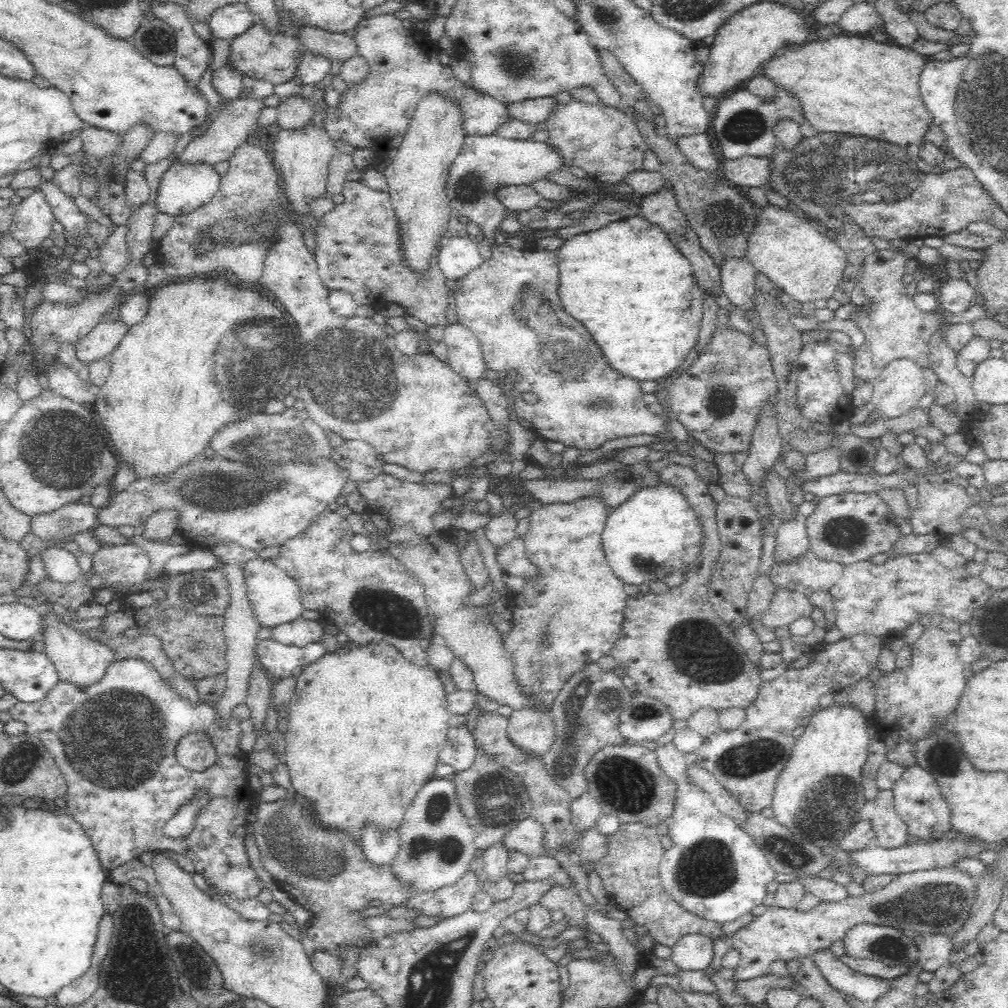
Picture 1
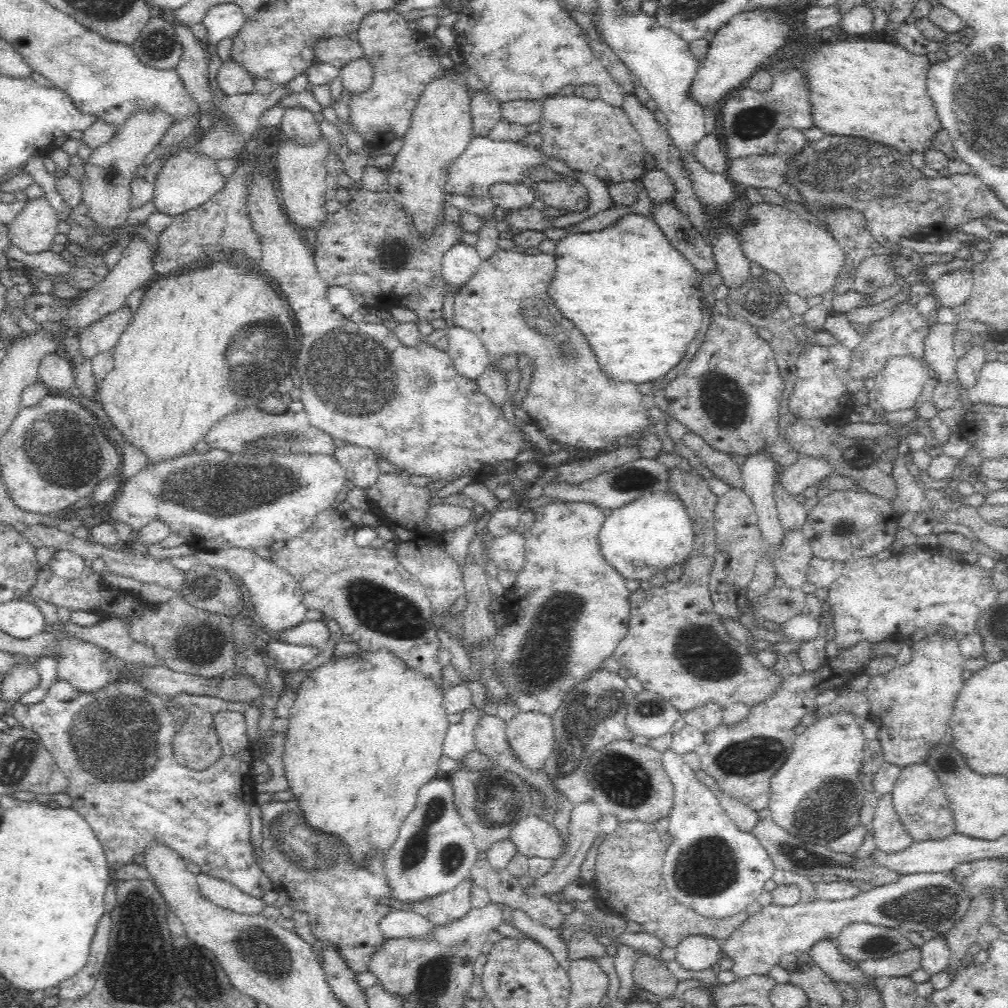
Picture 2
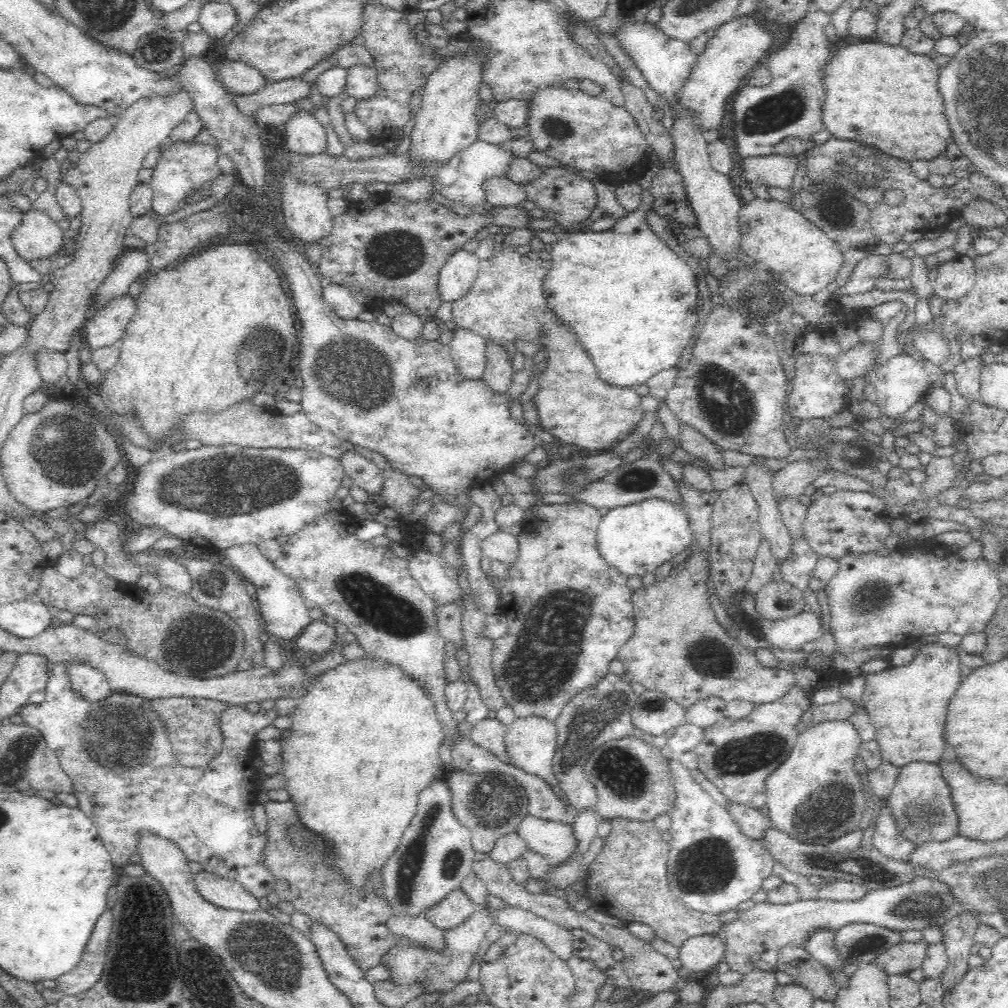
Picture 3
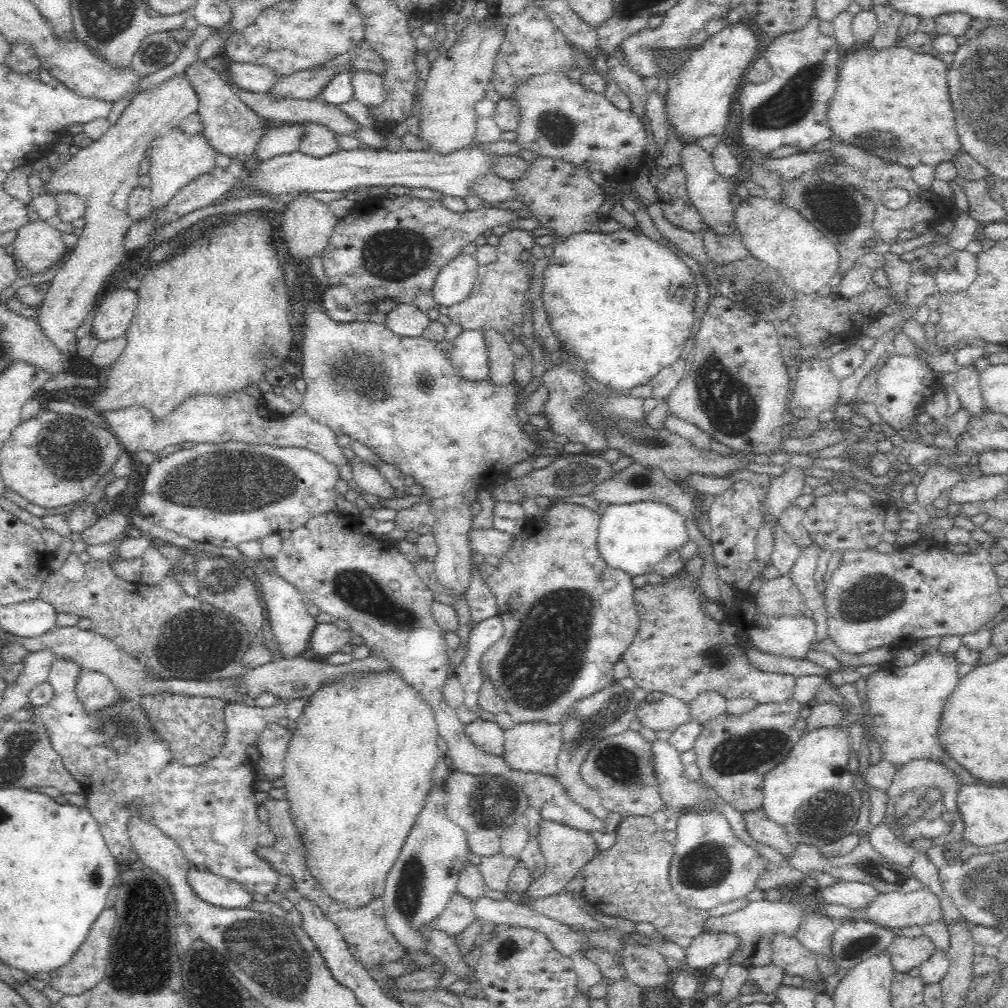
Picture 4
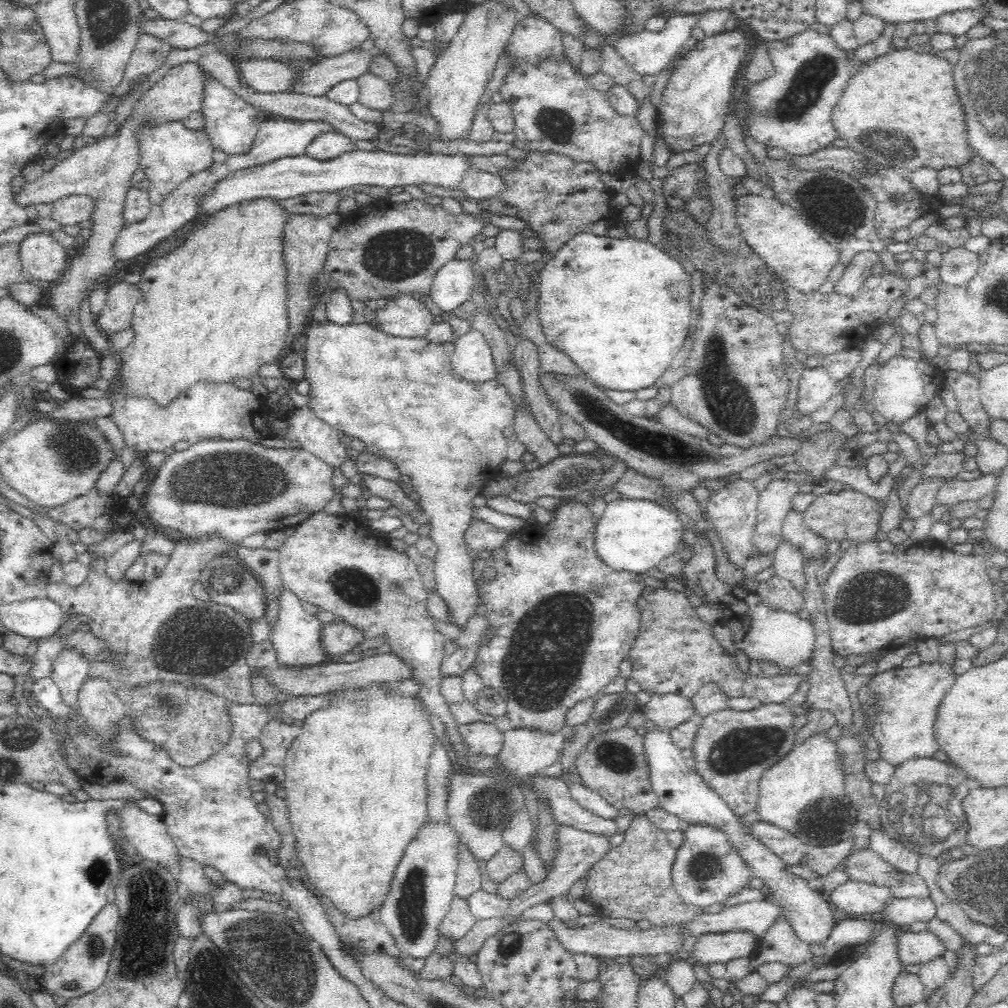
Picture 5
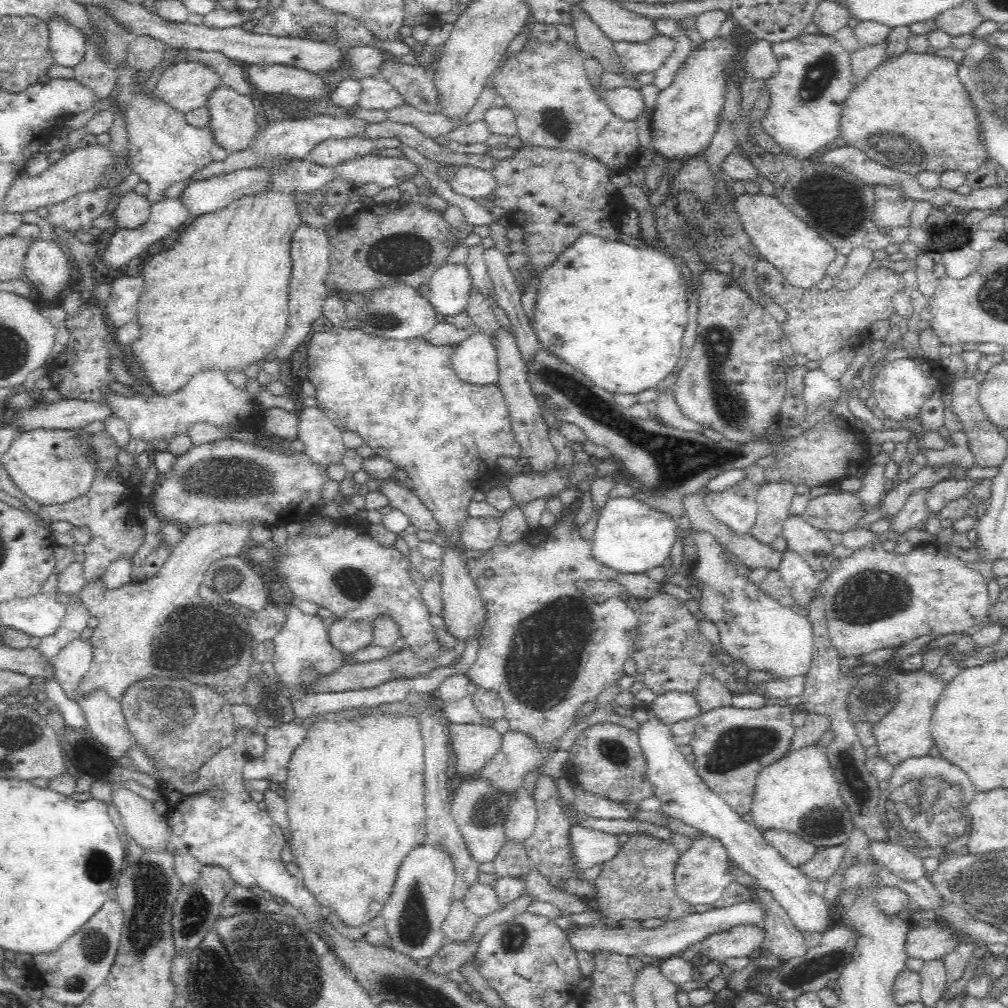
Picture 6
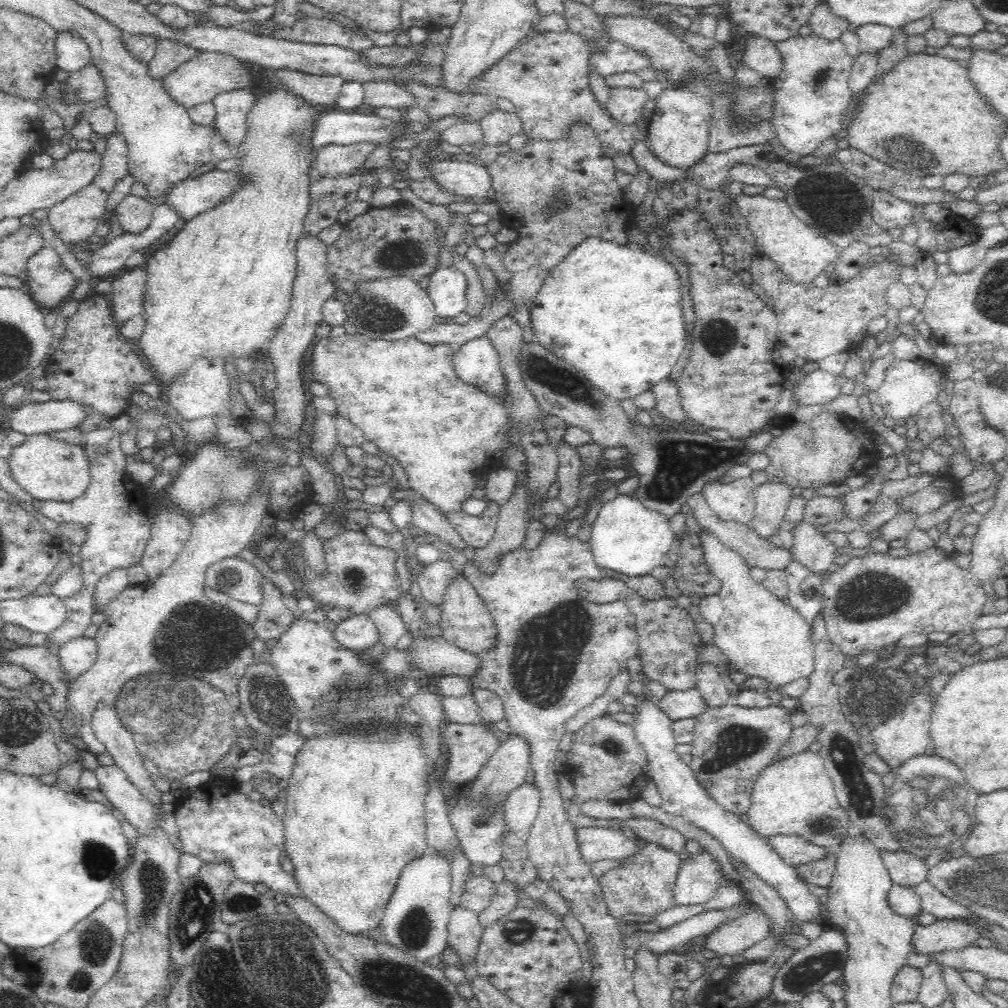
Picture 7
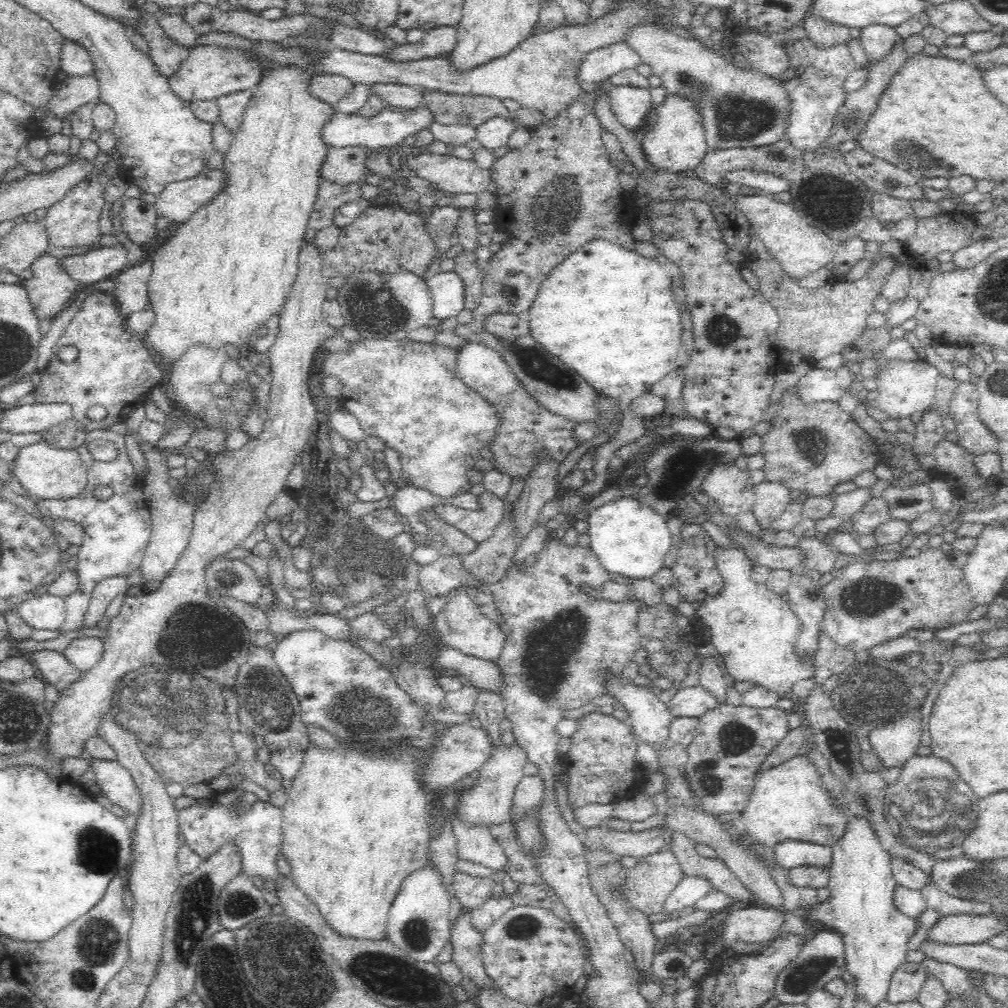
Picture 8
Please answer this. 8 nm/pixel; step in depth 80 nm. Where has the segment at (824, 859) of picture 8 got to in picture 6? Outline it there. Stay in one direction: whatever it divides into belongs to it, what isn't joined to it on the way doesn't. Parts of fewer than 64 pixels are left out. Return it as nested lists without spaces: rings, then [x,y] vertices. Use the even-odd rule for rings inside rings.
[[[772,830],[763,834],[770,844],[791,866],[800,867],[812,860],[819,848],[805,842],[797,834],[789,831]]]

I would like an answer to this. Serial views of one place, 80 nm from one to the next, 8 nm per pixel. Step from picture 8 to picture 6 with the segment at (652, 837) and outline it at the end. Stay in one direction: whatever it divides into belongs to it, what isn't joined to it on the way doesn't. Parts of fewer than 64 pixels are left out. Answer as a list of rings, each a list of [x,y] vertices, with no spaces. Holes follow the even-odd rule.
[[[574,825],[570,835],[577,866],[582,870],[613,860],[625,846],[617,834],[582,825]]]

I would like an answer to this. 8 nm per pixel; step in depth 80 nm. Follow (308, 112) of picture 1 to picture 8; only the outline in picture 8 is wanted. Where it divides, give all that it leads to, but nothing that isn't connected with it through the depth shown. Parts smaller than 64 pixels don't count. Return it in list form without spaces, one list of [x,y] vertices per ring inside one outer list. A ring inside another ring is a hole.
[[[362,145],[328,148],[328,156],[320,168],[323,180],[327,180],[338,186],[350,186],[370,176],[371,172],[366,168],[365,147]]]

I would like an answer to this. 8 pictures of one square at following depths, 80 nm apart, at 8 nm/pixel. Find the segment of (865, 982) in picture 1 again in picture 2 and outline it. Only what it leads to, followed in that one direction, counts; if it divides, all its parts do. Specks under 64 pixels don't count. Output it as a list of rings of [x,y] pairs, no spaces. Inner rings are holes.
[[[830,937],[816,939],[808,950],[809,955],[814,959],[826,975],[836,981],[848,981],[850,985],[856,986],[865,983],[865,975],[860,968],[854,969],[849,961],[837,949],[836,940]]]

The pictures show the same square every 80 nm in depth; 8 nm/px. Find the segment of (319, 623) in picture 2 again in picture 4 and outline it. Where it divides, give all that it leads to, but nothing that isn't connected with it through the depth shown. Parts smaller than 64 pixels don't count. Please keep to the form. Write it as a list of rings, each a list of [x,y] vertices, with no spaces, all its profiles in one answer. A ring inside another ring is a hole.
[[[320,623],[312,634],[310,646],[312,646],[314,654],[325,658],[330,654],[340,652],[346,644],[350,644],[354,640],[355,633],[352,629],[338,628],[333,623]]]

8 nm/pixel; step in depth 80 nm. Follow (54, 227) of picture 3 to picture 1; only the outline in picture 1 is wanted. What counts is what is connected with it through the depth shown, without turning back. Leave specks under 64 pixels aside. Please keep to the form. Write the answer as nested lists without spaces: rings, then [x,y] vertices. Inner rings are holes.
[[[36,188],[20,204],[9,227],[9,235],[20,242],[23,250],[42,250],[44,238],[52,234],[55,216],[46,197]]]

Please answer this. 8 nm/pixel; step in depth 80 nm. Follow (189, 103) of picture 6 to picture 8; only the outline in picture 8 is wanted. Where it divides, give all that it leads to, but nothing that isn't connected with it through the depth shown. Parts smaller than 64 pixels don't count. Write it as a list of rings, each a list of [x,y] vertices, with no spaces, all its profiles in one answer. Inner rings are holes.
[[[216,43],[197,44],[188,50],[188,58],[181,64],[176,74],[168,77],[172,91],[189,102],[212,100],[230,93],[251,89],[257,85],[264,71],[265,63],[254,51],[240,47],[225,47]]]

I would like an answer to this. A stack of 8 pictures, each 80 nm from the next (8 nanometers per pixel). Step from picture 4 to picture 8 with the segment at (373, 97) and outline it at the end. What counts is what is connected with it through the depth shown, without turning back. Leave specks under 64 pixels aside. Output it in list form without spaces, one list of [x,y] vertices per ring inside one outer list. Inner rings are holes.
[[[378,83],[369,86],[369,91],[374,91],[382,96],[391,107],[405,108],[408,110],[423,107],[428,96],[428,90],[422,87],[403,84]]]

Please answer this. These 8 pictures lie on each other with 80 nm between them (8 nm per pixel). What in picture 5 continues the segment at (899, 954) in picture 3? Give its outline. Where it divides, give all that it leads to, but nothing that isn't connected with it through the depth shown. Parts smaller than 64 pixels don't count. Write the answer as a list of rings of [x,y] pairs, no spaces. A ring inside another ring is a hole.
[[[903,929],[899,937],[898,946],[900,959],[902,959],[904,966],[920,964],[942,957],[948,950],[946,944],[930,930],[908,932]]]

